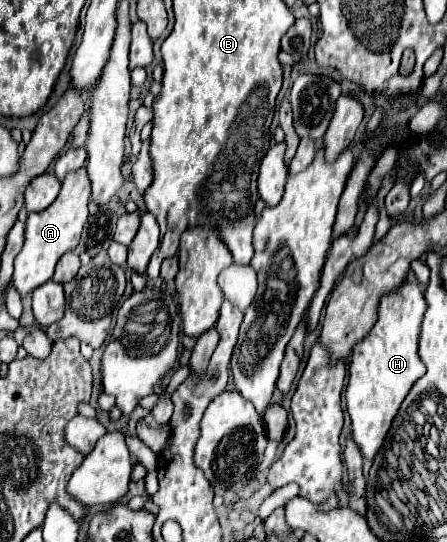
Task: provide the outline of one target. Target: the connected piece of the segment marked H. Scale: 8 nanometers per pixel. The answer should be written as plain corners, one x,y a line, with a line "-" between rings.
404,281
398,289
380,297
374,327
370,329
366,341
360,341
360,345
352,351
346,401
352,419
352,437
358,443
364,459
374,459
384,443
394,415
400,409
400,403
412,385
426,373
426,367
418,357
418,333
426,309
428,305
418,283

